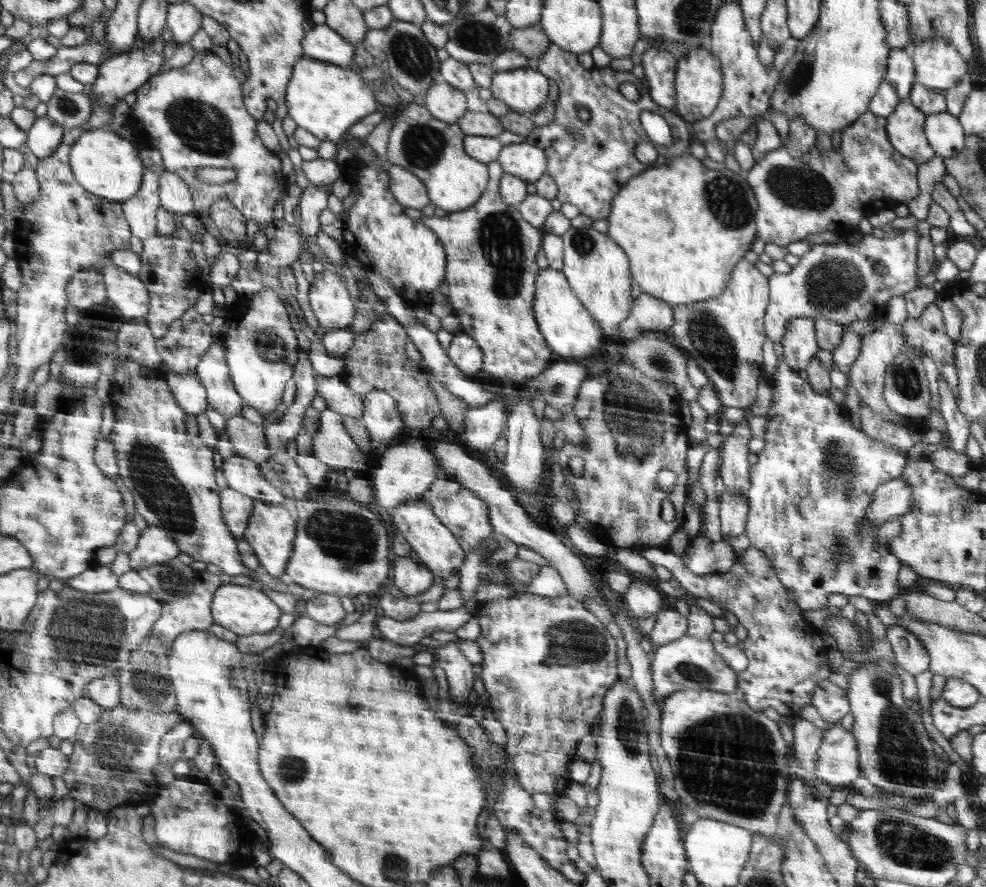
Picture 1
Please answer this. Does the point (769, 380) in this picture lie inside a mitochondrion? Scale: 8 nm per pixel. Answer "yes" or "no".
no

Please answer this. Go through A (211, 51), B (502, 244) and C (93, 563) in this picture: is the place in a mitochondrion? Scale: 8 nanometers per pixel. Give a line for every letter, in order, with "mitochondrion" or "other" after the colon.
A: other
B: mitochondrion
C: other

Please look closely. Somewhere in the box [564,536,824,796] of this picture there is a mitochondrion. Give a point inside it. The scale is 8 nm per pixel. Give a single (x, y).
(629, 731)

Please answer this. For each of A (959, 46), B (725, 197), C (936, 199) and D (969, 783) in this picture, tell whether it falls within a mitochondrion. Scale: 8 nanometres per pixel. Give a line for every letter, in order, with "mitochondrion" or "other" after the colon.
A: other
B: mitochondrion
C: other
D: other

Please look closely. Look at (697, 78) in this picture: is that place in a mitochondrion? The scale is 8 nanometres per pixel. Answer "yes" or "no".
no

